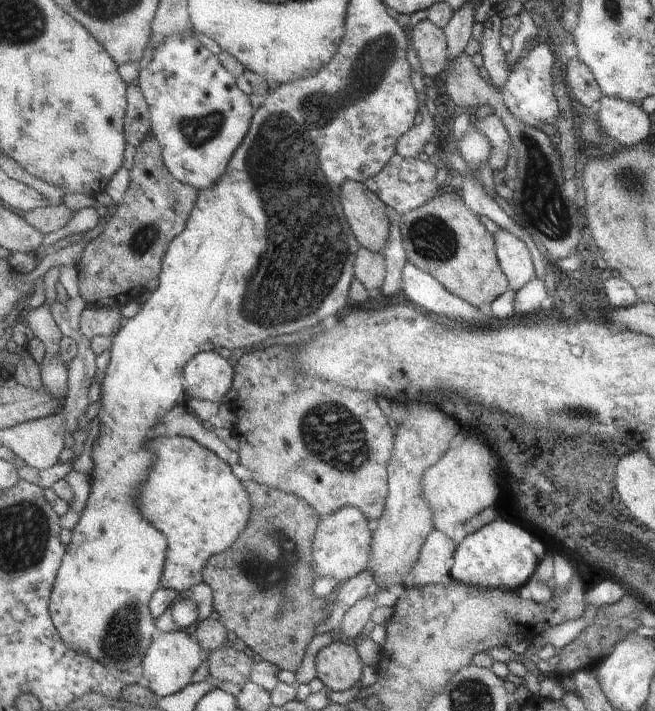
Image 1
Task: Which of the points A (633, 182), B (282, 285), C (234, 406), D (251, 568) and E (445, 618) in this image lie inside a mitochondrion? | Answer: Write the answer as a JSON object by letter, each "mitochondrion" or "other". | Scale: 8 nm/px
{"A":"mitochondrion","B":"mitochondrion","C":"other","D":"mitochondrion","E":"other"}

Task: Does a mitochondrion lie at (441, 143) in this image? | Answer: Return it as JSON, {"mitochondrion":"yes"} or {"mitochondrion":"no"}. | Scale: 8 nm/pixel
{"mitochondrion":"no"}

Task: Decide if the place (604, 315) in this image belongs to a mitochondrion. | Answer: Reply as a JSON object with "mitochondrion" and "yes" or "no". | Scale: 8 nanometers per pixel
{"mitochondrion":"no"}

